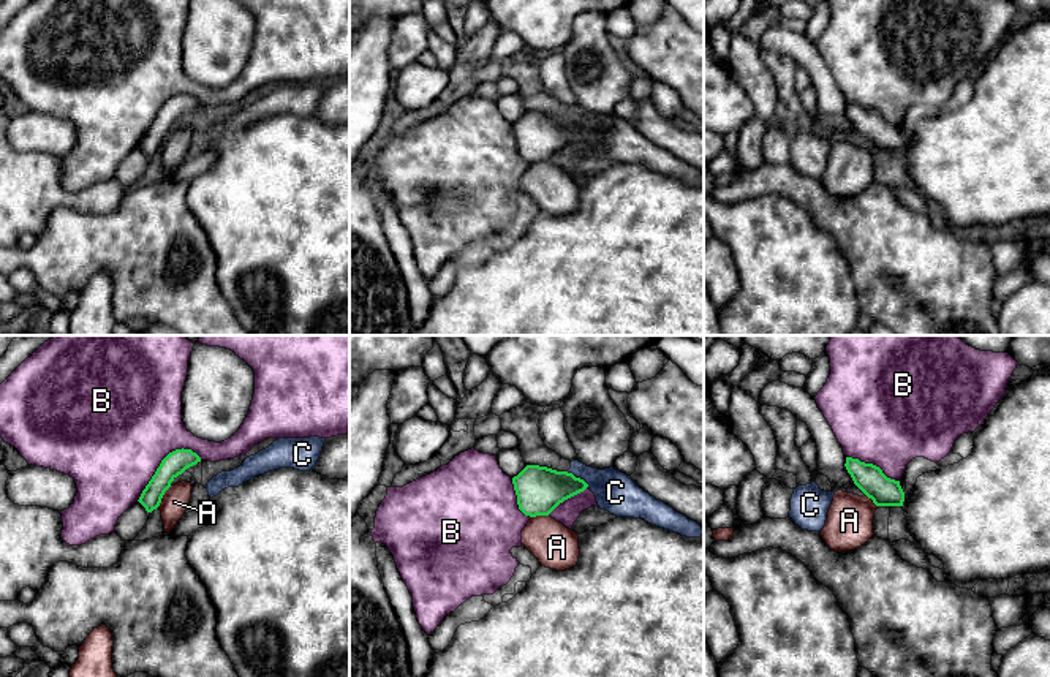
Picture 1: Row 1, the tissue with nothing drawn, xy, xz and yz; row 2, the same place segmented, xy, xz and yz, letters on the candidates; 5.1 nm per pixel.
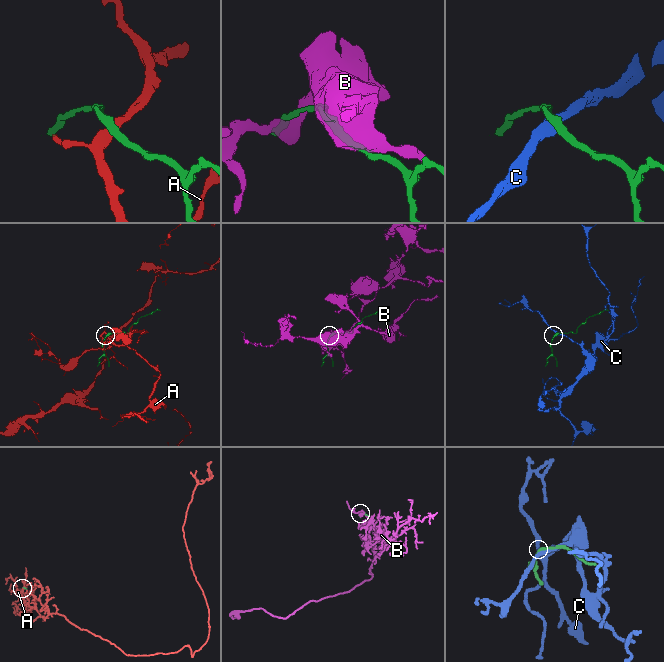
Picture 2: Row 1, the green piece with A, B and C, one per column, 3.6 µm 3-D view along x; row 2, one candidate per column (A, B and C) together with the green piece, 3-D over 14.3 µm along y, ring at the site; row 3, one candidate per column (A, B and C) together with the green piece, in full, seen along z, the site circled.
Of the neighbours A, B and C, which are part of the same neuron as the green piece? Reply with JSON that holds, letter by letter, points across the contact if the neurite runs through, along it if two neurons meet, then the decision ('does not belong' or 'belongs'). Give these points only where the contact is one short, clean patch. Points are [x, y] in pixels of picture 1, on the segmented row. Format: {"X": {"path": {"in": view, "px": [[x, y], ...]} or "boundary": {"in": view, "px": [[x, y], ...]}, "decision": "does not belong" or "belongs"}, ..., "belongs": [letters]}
{"A": {"boundary": {"in": "xy", "px": [[171, 486], [157, 506]]}, "decision": "does not belong"}, "B": {"decision": "does not belong"}, "C": {"boundary": {"in": "xz", "px": [[566, 472], [579, 476], [589, 486]]}, "decision": "does not belong"}, "belongs": []}

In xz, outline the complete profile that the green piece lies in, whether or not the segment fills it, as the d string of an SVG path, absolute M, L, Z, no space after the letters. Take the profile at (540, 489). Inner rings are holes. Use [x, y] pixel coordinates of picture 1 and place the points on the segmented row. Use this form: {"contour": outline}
{"contour": "M527 465L512 478L519 509L530 517L549 516L560 503L584 492L588 484L568 471Z"}

